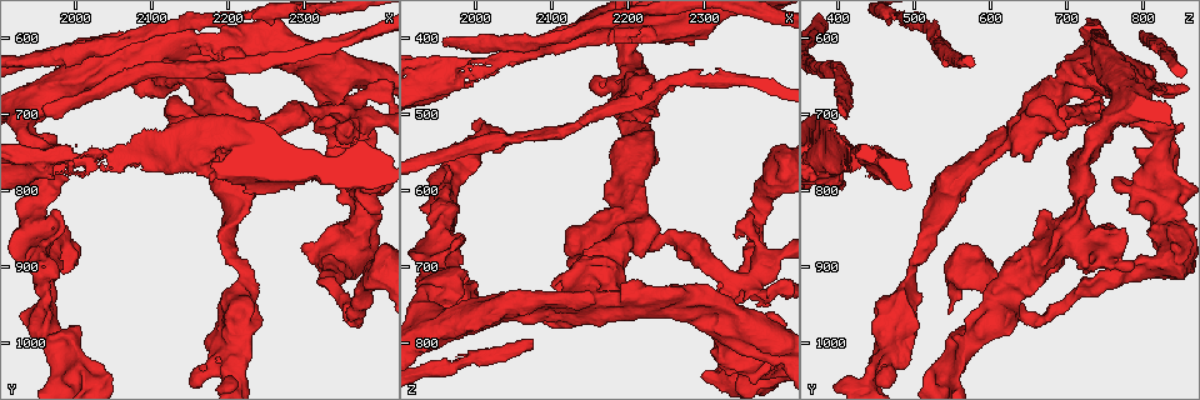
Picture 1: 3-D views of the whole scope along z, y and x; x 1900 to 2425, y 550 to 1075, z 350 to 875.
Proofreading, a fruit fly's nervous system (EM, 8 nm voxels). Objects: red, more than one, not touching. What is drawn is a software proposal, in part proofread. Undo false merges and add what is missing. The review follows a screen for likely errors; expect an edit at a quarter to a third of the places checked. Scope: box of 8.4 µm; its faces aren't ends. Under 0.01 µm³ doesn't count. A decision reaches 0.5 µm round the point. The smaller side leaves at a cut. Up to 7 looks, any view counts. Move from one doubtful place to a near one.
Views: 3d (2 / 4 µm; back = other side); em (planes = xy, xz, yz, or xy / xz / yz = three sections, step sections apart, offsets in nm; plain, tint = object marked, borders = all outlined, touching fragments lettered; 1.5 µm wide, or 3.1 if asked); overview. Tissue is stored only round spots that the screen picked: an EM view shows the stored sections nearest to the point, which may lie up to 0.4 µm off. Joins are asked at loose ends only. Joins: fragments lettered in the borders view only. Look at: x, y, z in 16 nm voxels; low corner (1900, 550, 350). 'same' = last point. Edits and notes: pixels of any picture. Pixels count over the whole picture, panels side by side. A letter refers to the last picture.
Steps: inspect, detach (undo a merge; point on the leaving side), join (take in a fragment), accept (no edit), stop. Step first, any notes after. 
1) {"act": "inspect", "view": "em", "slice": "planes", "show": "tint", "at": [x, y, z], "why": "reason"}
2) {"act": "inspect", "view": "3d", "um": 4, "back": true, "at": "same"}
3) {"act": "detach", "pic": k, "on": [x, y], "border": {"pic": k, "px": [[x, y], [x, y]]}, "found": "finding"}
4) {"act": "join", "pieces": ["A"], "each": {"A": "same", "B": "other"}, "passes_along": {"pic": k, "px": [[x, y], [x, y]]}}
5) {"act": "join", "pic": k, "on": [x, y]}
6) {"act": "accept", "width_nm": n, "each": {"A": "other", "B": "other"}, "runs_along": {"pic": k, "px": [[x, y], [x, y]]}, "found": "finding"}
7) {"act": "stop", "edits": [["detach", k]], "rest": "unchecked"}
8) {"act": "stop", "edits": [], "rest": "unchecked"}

{"act": "inspect", "view": "3d", "um": 2, "at": [2320, 695, 750], "why": "an open end"}

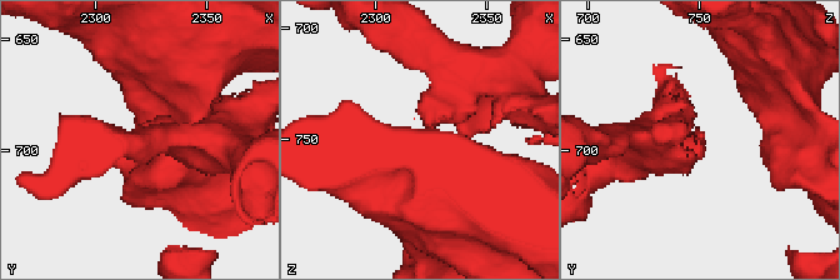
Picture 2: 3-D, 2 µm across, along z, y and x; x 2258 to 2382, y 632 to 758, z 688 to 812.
{"act": "inspect", "view": "em", "slice": "planes", "show": "borders", "at": [2321, 693, 744], "why": "shape alone is not enough"}

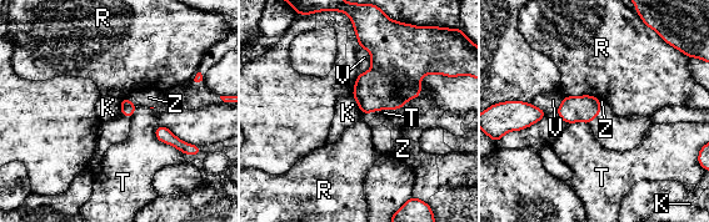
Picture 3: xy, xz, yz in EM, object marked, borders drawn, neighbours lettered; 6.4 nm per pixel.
{"act": "join", "pieces": ["Z"], "each": {"K": "other", "R": "other", "T": "other", "V": "other", "Z": "same"}, "passes_along": {"pic": 3, "px": [[126, 109], [128, 99], [149, 97]]}, "found": "it goes on there"}

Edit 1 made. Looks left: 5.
{"act": "inspect", "view": "3d", "um": 4, "at": [2255, 715, 665]}

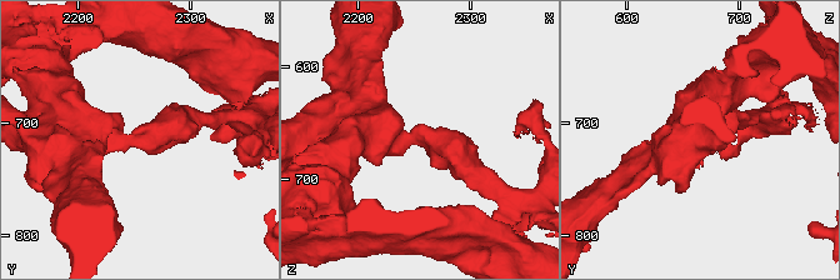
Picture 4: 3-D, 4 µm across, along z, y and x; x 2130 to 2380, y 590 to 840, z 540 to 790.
{"act": "inspect", "view": "em", "slice": "planes", "show": "borders", "at": [2250, 716, 666], "arm_widths_nm": [300, 500]}

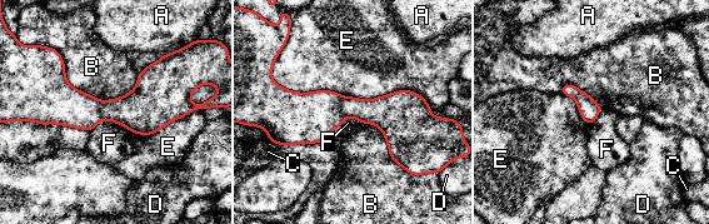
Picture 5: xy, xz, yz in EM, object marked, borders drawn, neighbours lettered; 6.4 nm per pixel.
{"act": "accept", "each": {"A": "other", "B": "other", "C": "other", "D": "other", "E": "other", "F": "other"}, "runs_along": {"pic": 5, "px": [[278, 104], [428, 117]]}, "found": "continuous, no second neuron"}

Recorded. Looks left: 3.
{"act": "inspect", "view": "3d", "um": 4, "at": [2070, 760, 420], "why": "thick turns thin"}

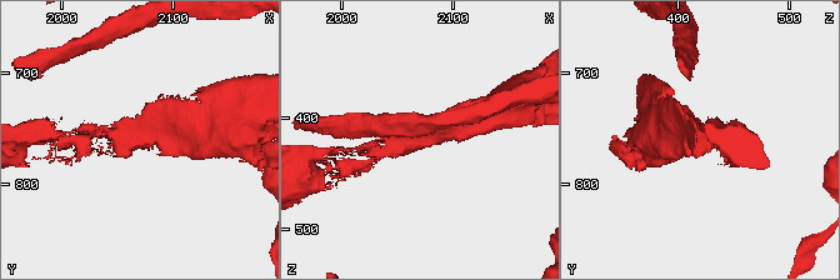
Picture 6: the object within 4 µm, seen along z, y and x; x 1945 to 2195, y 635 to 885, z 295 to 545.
{"act": "inspect", "view": "em", "slice": "planes", "show": "plain", "at": [2068, 758, 420], "why": "shape alone is not enough"}

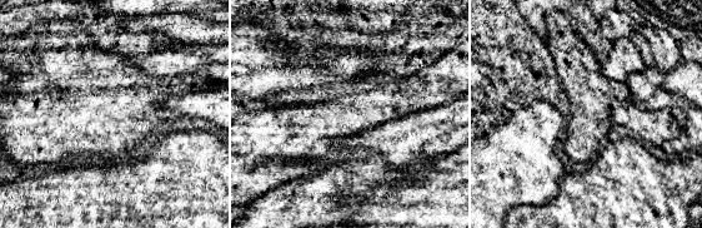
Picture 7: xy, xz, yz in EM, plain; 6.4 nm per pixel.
{"act": "inspect", "view": "em", "slice": "planes", "show": "borders", "at": "same", "why": "what lies round it"}

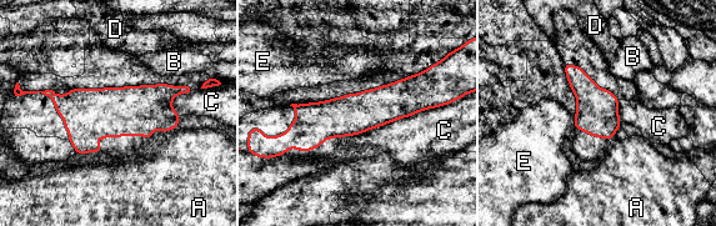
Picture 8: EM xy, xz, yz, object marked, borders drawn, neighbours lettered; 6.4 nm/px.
{"act": "accept", "each": {"A": "other", "B": "other", "C": "other", "D": "other", "E": "other"}, "found": "one neuron here"}

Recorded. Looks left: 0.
{"act": "stop", "edits": [["join", 3]], "rest": "unchecked"}

